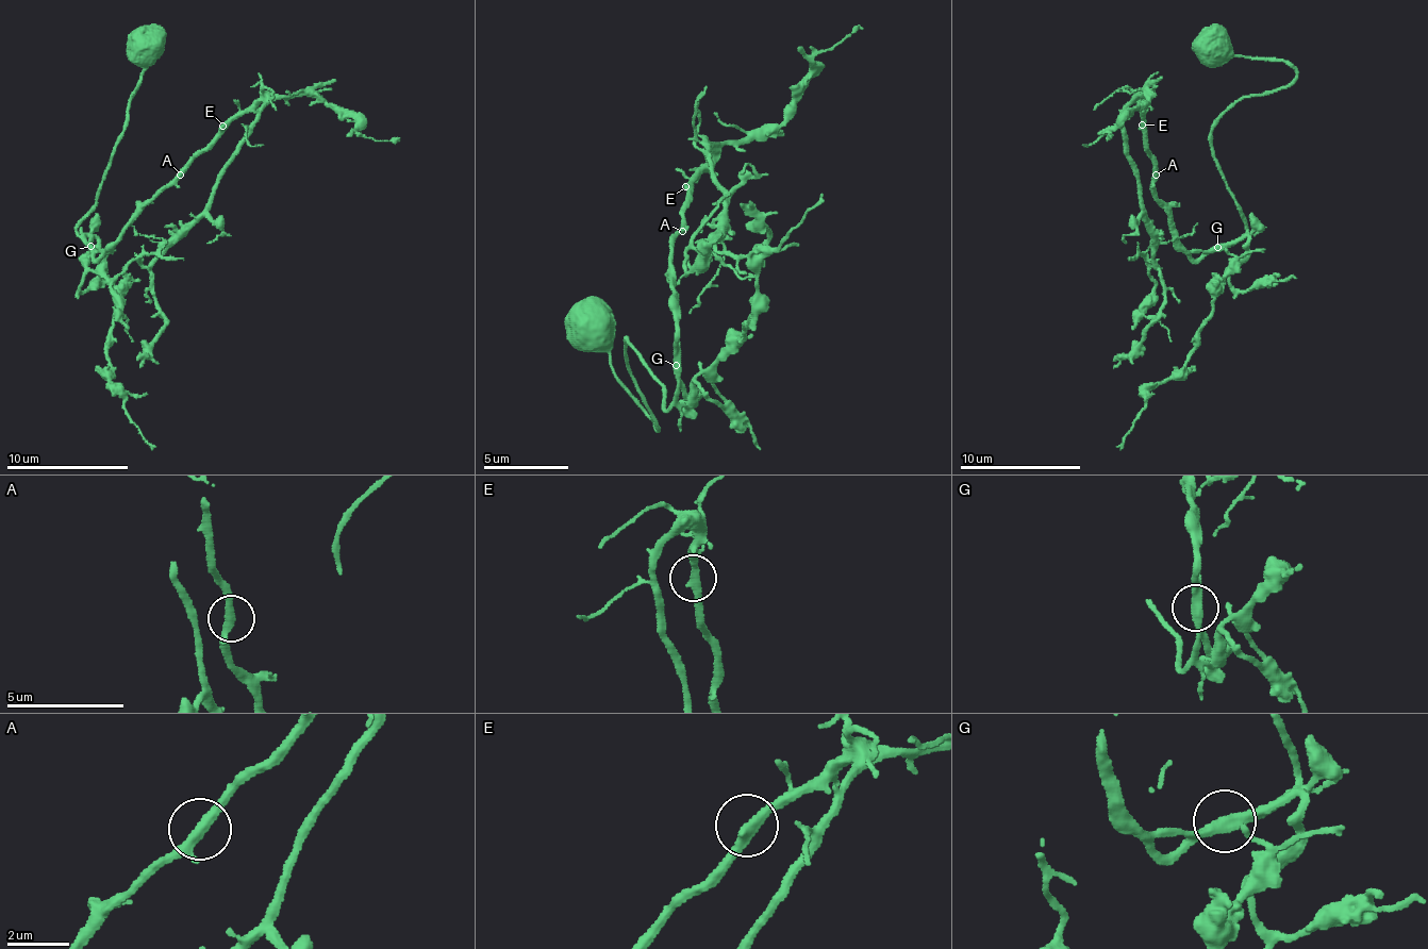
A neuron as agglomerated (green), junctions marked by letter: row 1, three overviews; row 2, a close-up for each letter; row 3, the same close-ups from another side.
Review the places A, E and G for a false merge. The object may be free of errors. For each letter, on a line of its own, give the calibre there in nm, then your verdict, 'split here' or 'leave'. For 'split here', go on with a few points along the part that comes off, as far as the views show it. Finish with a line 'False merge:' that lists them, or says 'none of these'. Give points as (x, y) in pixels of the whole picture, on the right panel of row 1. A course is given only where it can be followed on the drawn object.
A: calibre 320 nm; leave
E: calibre 320 nm; leave
G: calibre 320 nm; leave
False merge: none of these

